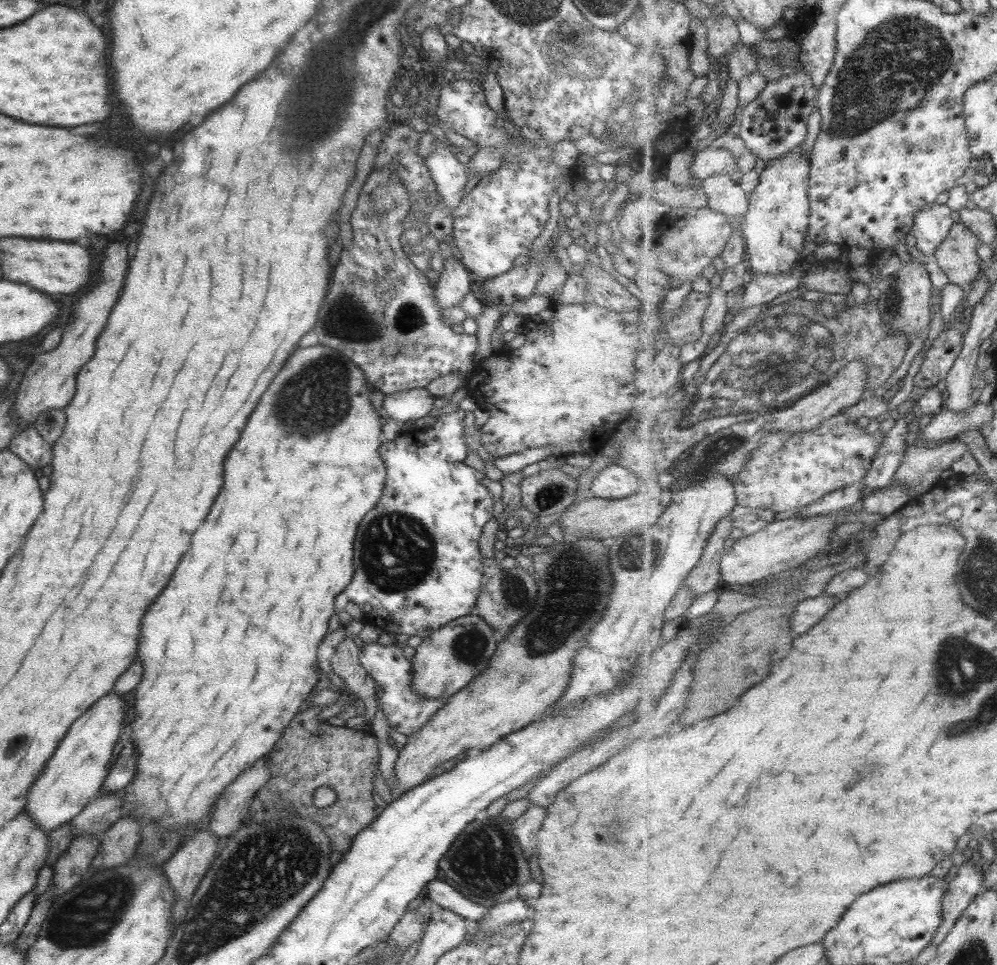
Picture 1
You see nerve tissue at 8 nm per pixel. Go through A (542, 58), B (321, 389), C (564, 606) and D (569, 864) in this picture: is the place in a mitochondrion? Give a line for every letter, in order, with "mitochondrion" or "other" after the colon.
A: other
B: mitochondrion
C: mitochondrion
D: other

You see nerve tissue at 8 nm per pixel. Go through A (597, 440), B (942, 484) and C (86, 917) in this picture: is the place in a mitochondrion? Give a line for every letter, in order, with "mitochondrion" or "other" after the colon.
A: other
B: other
C: mitochondrion

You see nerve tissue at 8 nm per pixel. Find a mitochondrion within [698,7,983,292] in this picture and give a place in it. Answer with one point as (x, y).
(898, 61)

